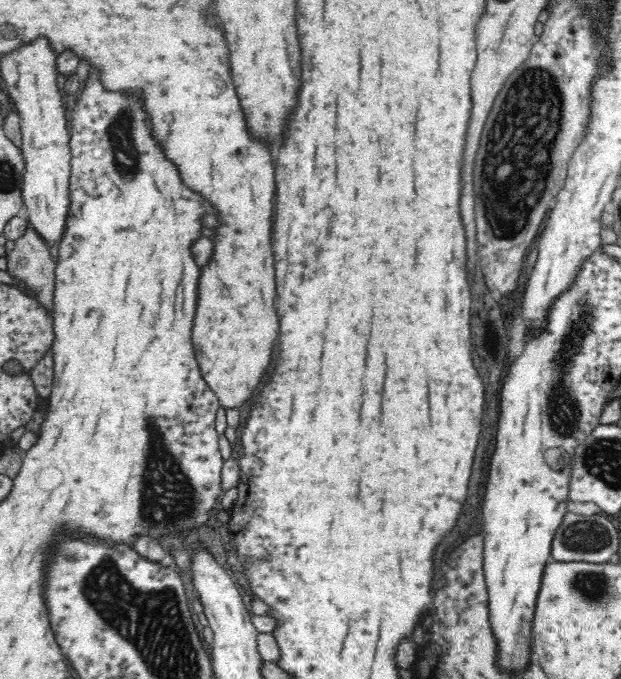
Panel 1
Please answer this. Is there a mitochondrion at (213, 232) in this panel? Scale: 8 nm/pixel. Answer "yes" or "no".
no

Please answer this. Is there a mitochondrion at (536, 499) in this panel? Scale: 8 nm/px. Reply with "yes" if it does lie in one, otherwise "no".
no

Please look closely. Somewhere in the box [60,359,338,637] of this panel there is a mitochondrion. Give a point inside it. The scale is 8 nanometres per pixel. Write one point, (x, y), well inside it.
(162, 507)

